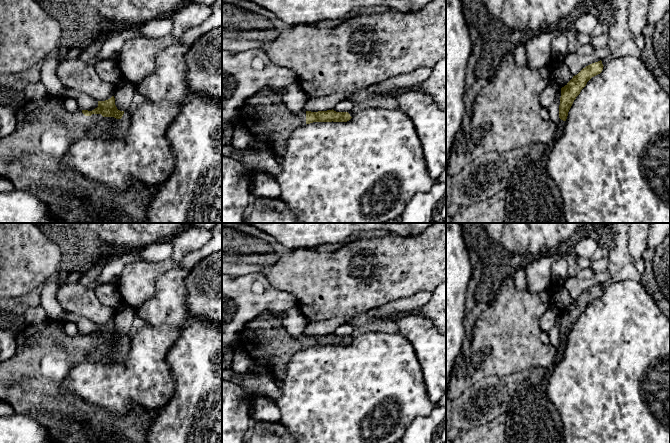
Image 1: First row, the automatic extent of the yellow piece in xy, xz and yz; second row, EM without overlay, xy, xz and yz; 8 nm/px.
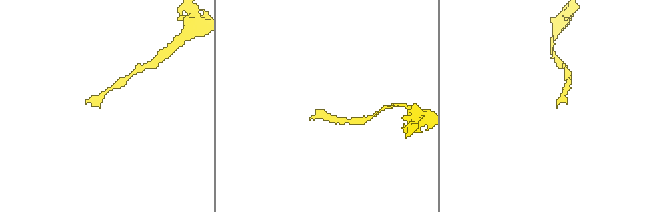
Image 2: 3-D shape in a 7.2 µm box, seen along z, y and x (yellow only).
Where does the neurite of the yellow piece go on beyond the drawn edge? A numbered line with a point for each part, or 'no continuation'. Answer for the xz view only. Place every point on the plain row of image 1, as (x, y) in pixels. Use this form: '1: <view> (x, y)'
1: xz (264, 339)

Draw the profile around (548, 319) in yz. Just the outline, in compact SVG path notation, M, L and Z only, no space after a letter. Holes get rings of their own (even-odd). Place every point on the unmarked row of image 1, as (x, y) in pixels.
M551 306L540 318L539 326L542 332L549 332L555 325L557 315L561 313L555 306Z

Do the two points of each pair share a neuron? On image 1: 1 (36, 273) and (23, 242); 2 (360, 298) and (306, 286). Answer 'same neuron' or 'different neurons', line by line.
1: same neuron
2: same neuron

